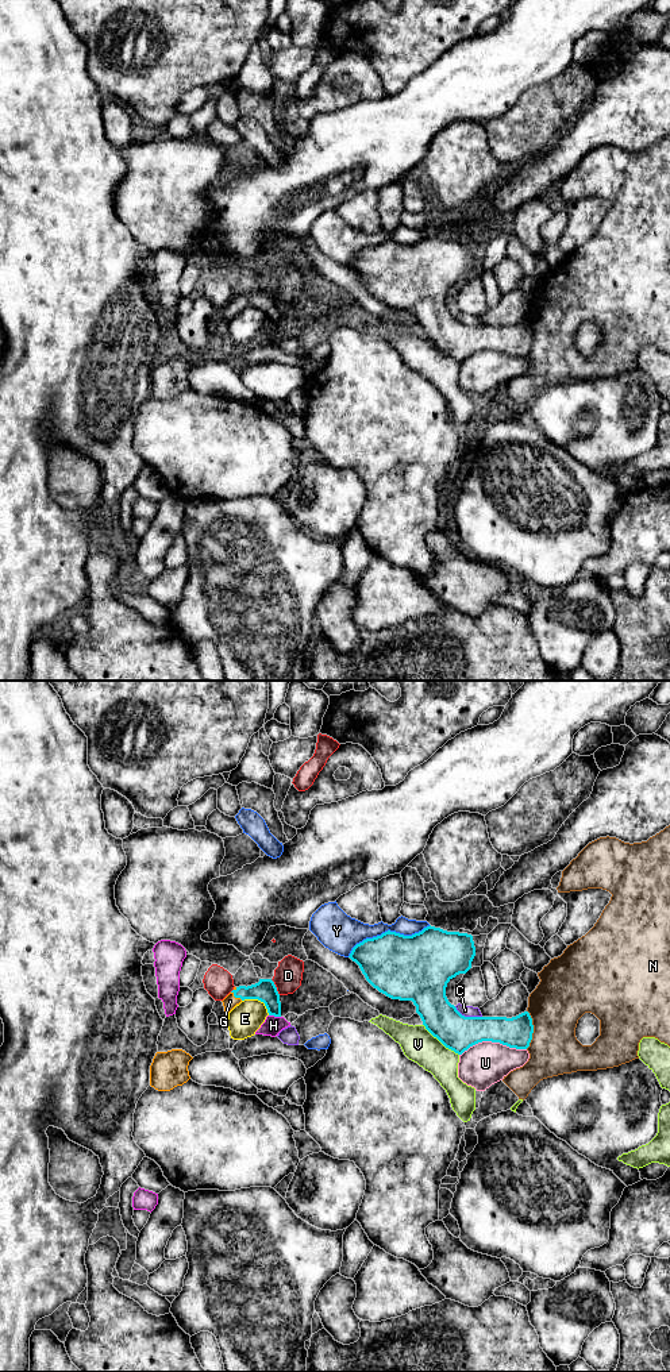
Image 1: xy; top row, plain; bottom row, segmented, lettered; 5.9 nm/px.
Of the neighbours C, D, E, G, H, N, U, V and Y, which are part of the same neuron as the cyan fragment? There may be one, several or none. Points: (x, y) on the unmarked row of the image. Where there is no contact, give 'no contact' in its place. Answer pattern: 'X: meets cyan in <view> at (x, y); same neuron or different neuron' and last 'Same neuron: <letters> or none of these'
C: meets cyan in xy at (468, 326); different neuron
D: meets cyan in xy at (276, 296); different neuron
E: meets cyan in xy at (258, 308); different neuron
G: meets cyan in xy at (234, 304); same neuron
H: meets cyan in xy at (274, 324); different neuron
N: meets cyan in xy at (532, 338); different neuron
U: meets cyan in xy at (492, 350); different neuron
V: meets cyan in xy at (441, 350); different neuron
Y: meets cyan in xy at (388, 239); different neuron
Same neuron: G

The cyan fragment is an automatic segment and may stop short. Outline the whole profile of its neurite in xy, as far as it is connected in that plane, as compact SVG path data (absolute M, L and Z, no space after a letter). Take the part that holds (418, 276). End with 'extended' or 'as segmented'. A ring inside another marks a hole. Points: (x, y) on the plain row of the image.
M427 235L412 244L385 240L357 253L350 267L355 270L366 289L392 308L412 309L426 338L446 357L462 363L470 355L492 350L509 357L527 358L532 348L534 334L528 320L516 325L465 325L446 305L447 292L471 277L475 265L473 244Z; as segmented

